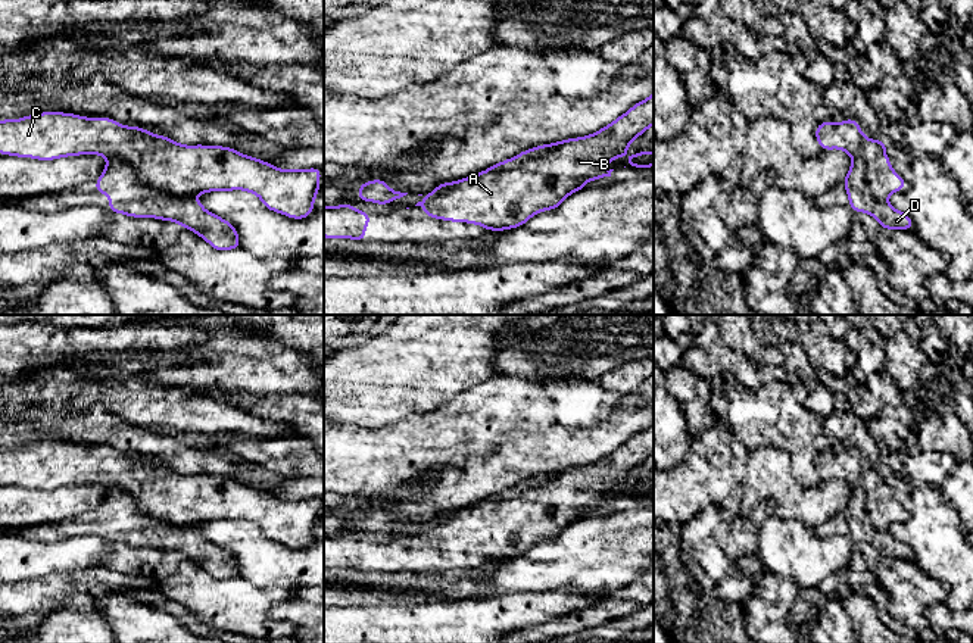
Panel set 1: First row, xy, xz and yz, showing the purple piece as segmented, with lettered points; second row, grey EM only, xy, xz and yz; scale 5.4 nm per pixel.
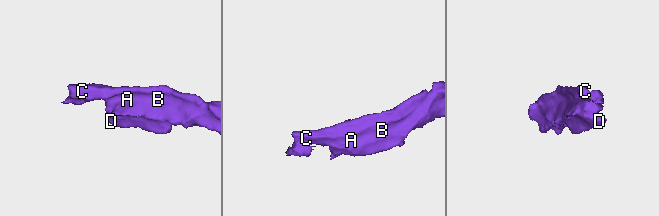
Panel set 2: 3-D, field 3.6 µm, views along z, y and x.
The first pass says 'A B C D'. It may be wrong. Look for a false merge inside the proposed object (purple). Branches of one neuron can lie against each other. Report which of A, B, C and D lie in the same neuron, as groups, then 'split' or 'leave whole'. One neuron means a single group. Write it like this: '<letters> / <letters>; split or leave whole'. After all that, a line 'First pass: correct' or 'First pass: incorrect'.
A B C / D; split
First pass: incorrect

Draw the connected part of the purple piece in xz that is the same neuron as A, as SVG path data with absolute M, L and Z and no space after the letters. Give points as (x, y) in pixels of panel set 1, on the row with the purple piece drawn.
M654 91L595 134L567 138L552 150L530 157L512 169L483 171L445 182L447 188L443 194L431 197L425 193L427 197L415 206L421 206L428 218L481 225L489 231L521 227L536 213L556 209L570 194L583 190L586 182L611 177L614 169L606 169L605 165L623 157L630 143L652 125Z

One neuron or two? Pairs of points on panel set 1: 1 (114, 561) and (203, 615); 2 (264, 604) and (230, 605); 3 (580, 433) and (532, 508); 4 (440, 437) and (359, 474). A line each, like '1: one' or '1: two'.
1: one
2: one
3: two
4: one

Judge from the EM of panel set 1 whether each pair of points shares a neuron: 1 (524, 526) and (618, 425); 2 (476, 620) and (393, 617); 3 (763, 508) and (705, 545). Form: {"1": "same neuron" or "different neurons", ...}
{"1": "different neurons", "2": "same neuron", "3": "same neuron"}

